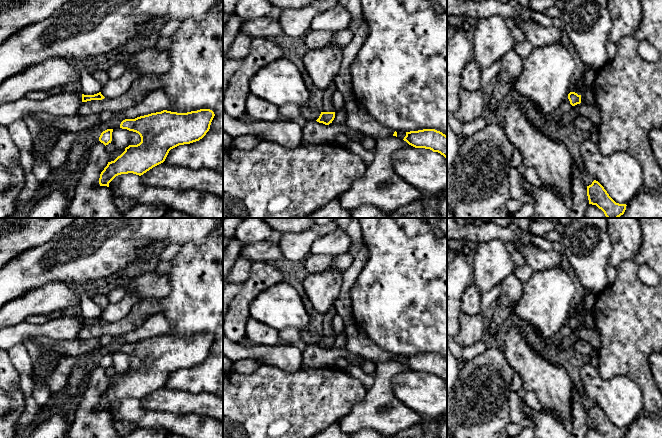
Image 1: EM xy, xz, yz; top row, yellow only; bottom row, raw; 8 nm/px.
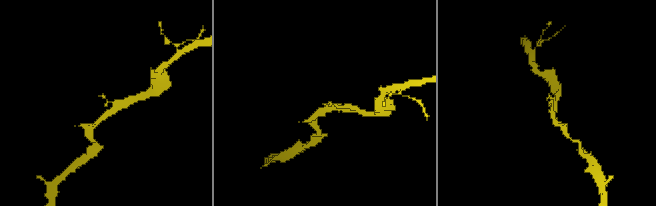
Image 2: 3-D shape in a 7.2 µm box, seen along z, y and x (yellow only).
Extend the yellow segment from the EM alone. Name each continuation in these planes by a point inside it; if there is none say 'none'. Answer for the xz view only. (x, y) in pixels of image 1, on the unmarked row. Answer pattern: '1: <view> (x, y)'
none

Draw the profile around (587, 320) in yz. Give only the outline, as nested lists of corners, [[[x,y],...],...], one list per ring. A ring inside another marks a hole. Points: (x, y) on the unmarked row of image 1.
[[[587,312],[584,316],[581,318],[581,327],[590,327],[595,328],[595,321],[594,317],[591,312]]]

